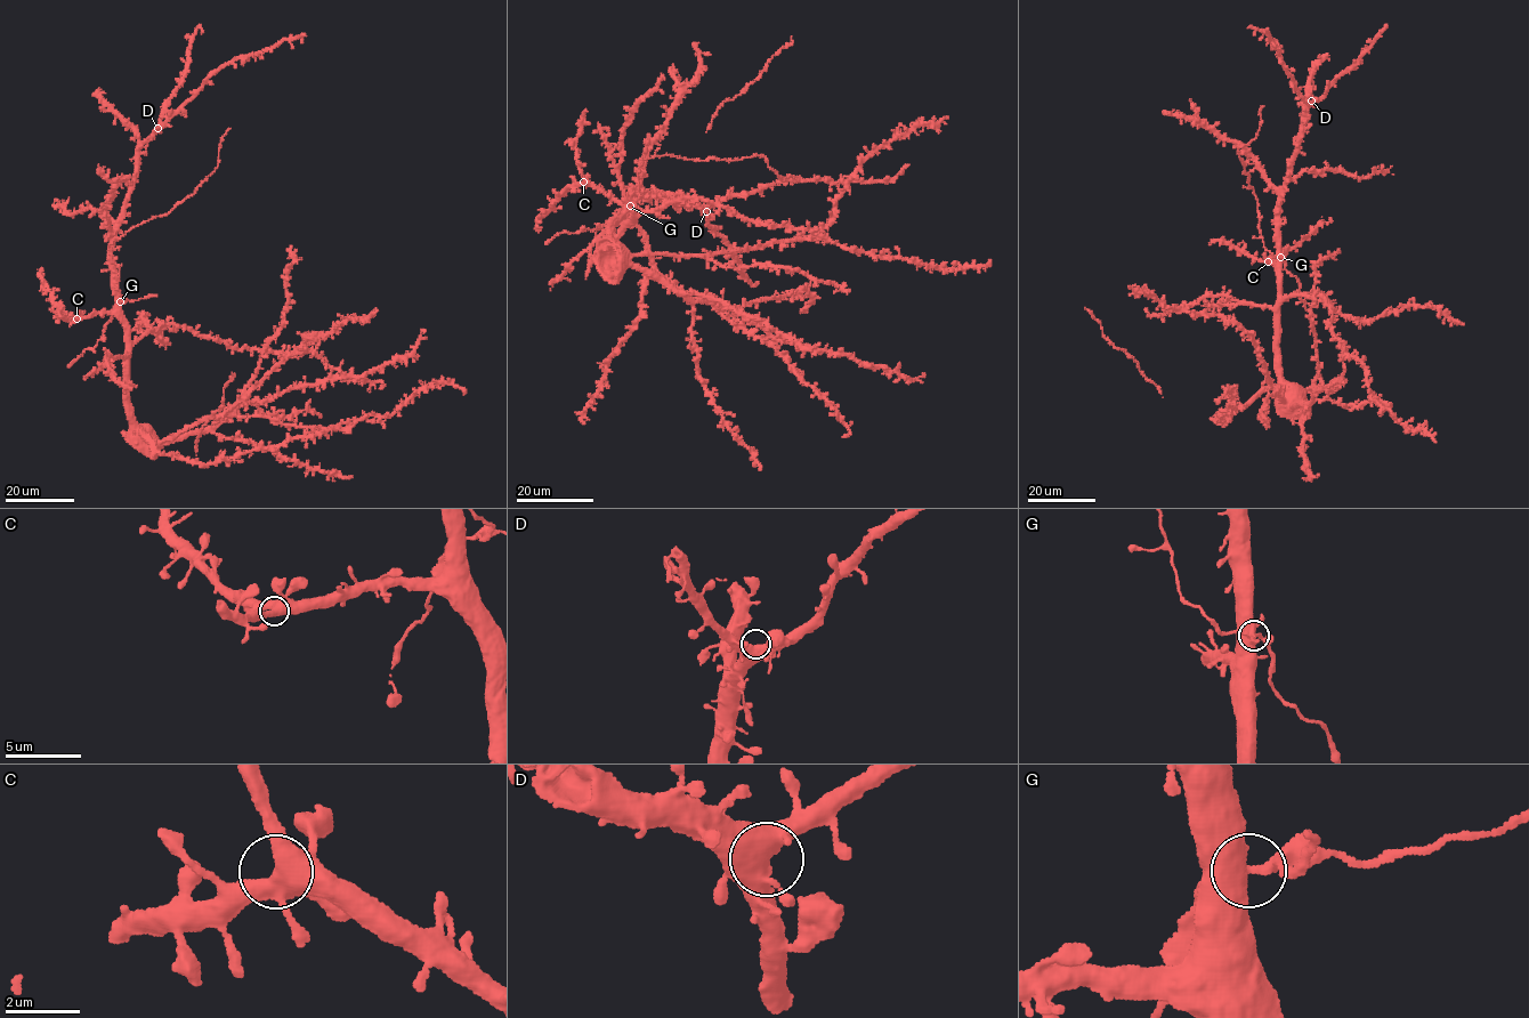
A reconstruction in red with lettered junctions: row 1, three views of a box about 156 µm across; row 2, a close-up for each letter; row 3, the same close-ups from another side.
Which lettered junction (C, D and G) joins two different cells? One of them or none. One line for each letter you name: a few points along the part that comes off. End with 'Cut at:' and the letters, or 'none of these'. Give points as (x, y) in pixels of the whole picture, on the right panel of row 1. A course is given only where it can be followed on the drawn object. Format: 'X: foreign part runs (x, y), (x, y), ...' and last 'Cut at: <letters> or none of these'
Cut at: none of these

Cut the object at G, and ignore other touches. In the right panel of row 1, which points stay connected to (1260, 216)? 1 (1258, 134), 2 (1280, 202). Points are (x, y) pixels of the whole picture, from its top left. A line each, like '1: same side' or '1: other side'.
1: same side
2: other side

